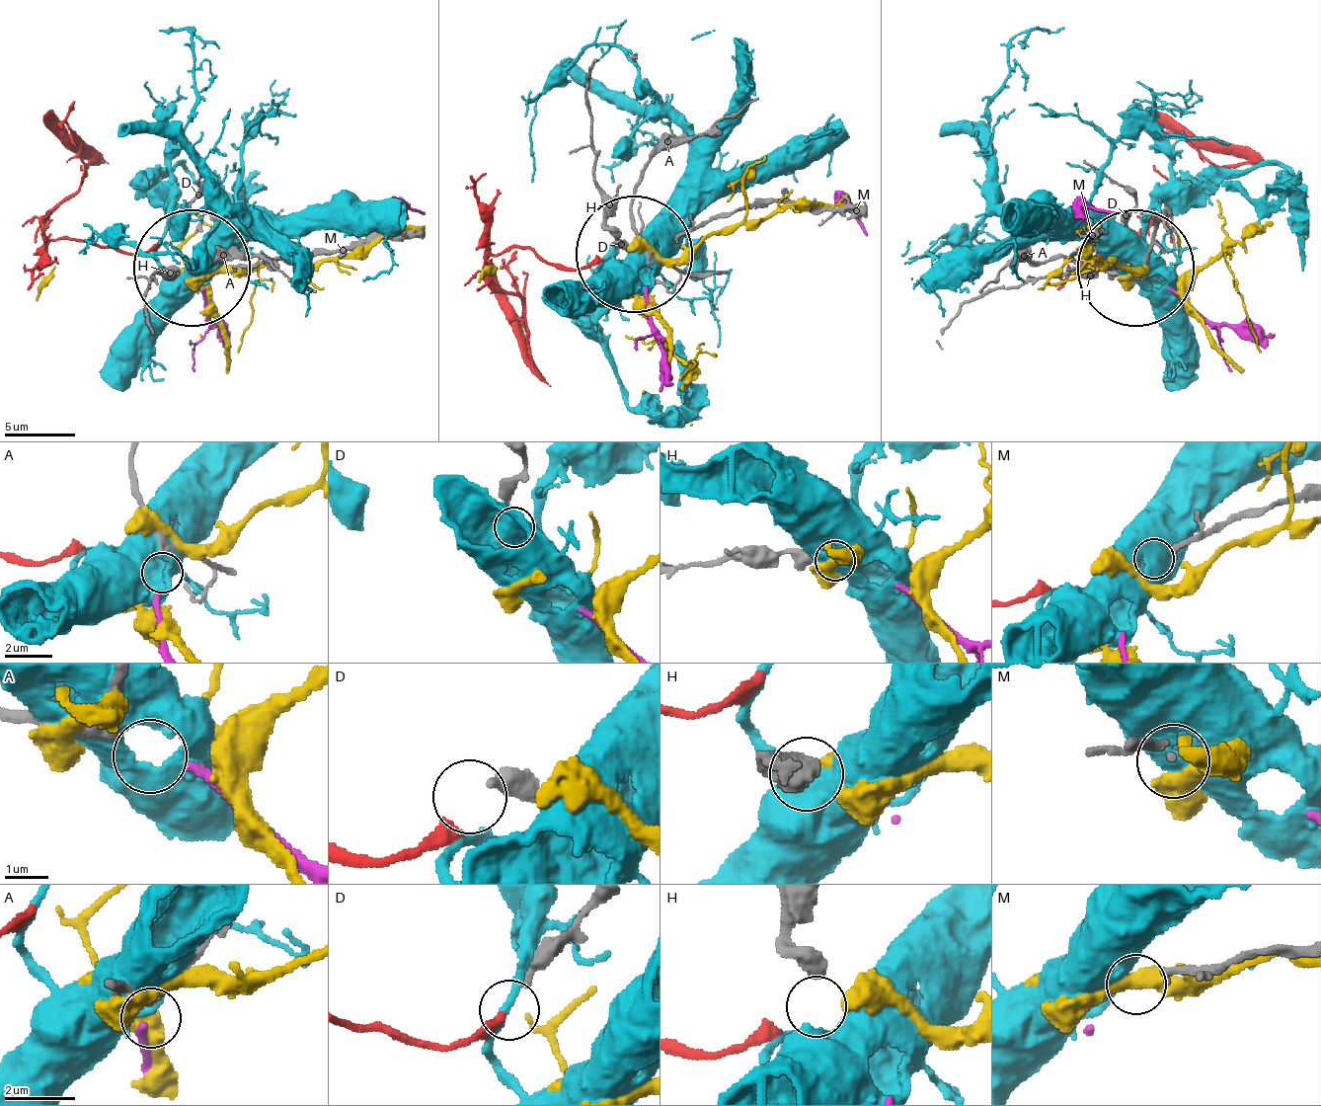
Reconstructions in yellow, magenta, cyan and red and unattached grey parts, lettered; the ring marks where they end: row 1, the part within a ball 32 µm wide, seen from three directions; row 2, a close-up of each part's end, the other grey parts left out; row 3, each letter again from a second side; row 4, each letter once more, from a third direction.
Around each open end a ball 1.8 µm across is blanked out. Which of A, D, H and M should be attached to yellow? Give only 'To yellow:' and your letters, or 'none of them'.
To yellow: H

